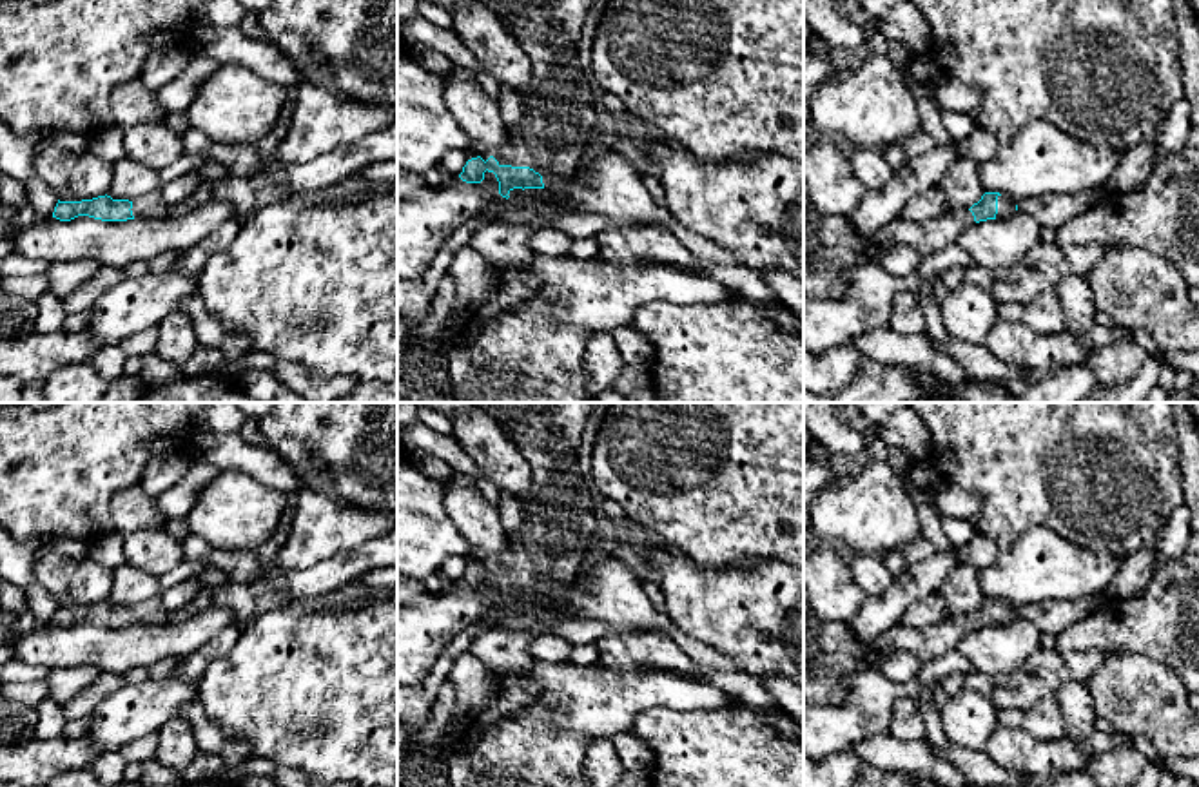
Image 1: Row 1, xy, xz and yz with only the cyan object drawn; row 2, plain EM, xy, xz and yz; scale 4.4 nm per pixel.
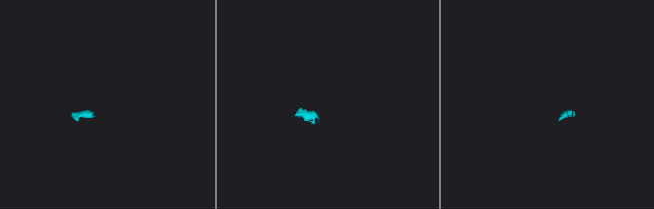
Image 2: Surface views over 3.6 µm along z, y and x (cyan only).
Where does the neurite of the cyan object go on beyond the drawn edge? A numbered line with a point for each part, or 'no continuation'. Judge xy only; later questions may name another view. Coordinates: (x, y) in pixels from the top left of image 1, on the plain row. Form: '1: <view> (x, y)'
1: xy (149, 613)

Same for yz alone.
1: yz (1005, 612)

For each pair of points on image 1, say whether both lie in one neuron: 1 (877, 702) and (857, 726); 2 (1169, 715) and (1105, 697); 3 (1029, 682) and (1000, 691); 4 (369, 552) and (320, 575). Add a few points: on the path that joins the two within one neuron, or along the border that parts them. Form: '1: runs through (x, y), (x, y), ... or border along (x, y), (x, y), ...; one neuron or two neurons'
1: runs through (871, 708), (858, 720); one neuron
2: runs through (1152, 706), (1129, 706), (1121, 702); one neuron
3: runs through (1022, 689), (1007, 691); one neuron
4: runs through (356, 563), (332, 573); one neuron

